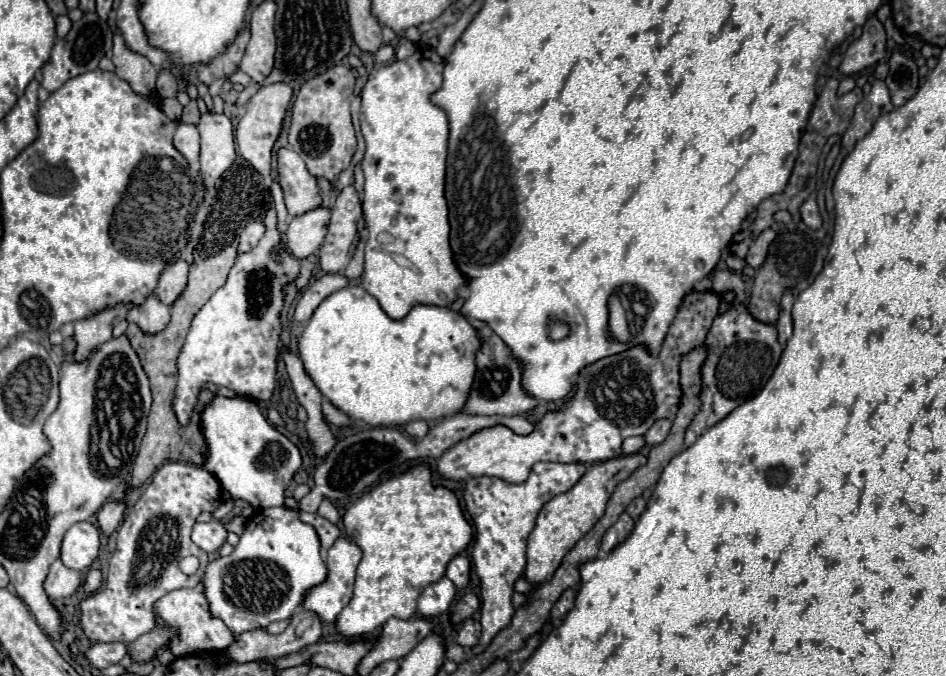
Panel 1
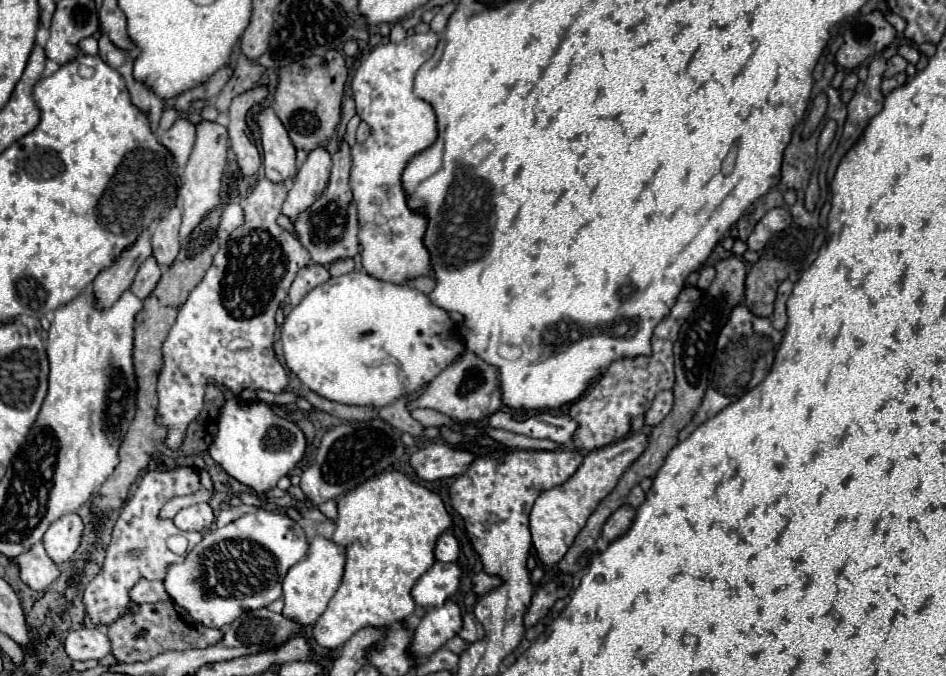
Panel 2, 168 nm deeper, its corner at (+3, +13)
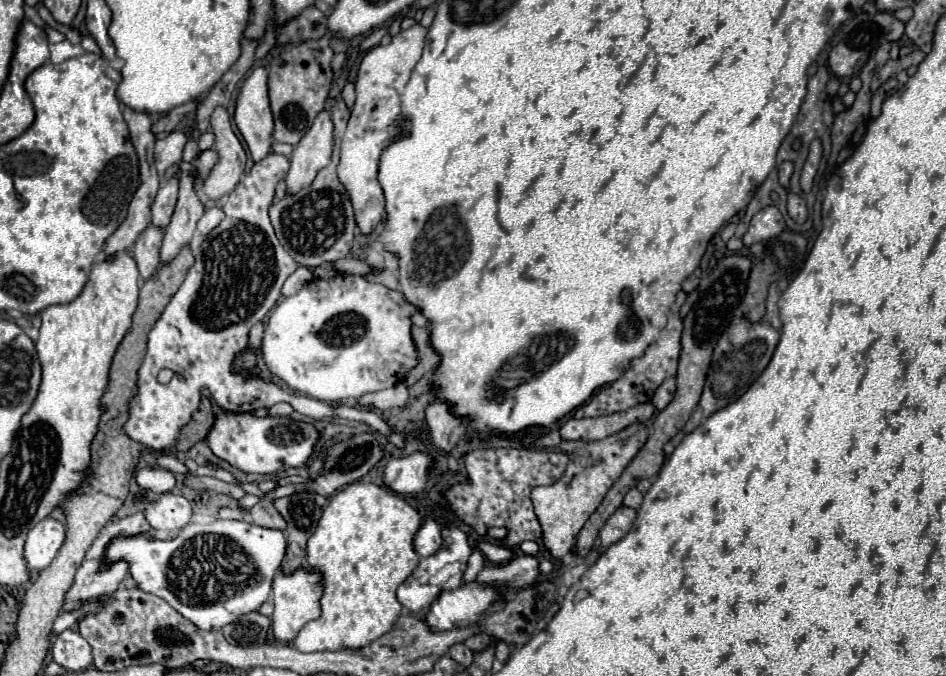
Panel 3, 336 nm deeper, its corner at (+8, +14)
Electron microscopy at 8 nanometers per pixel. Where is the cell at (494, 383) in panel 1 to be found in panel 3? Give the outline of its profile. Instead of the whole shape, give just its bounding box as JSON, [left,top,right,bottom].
[426,400,470,452]

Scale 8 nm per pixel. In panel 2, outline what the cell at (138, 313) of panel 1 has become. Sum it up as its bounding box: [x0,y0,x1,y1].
[131,255,161,299]

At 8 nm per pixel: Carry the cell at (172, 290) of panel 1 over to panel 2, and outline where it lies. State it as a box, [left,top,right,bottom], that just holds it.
[153,205,181,267]

